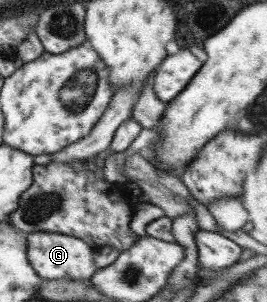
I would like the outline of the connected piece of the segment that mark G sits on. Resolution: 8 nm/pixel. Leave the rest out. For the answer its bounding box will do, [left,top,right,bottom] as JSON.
[26,233,95,280]

